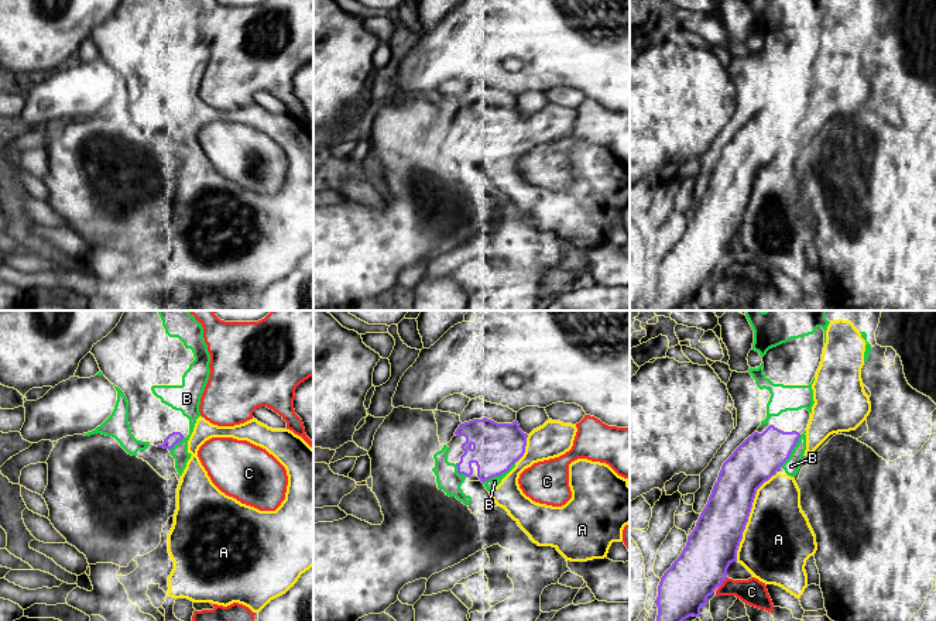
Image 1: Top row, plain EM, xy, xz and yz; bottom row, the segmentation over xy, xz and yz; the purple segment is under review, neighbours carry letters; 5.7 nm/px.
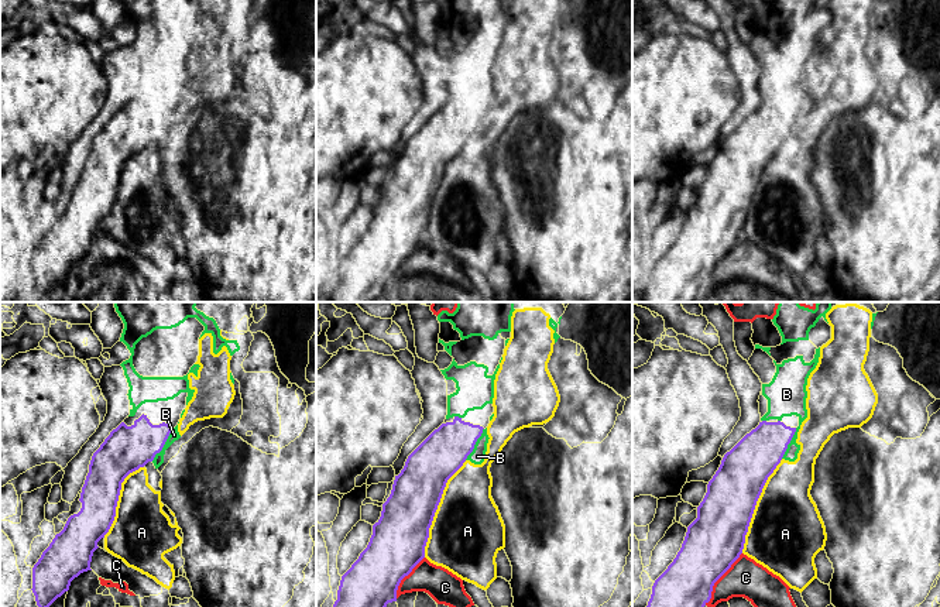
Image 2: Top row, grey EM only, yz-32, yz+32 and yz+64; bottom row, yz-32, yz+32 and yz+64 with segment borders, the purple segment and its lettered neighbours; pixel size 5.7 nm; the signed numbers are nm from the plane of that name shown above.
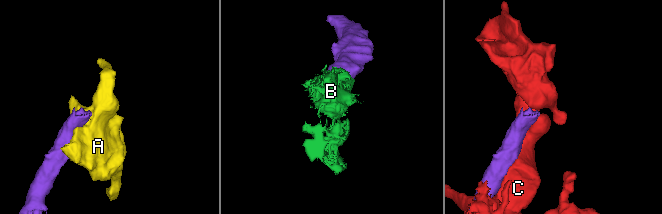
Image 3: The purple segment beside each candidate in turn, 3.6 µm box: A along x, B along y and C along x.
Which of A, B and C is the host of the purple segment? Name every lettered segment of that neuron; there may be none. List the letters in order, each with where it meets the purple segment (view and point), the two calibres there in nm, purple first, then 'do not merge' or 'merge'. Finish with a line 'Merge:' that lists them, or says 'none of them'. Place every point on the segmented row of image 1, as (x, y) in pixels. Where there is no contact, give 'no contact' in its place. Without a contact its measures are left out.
A: contact yz (748, 515); calibres 280 and 400 nm; do not merge
B: contact xz (500, 474); calibres 280 and 60 nm; do not merge
C: contact yz (722, 583); calibres 280 and 150 nm; do not merge
Merge: none of them

